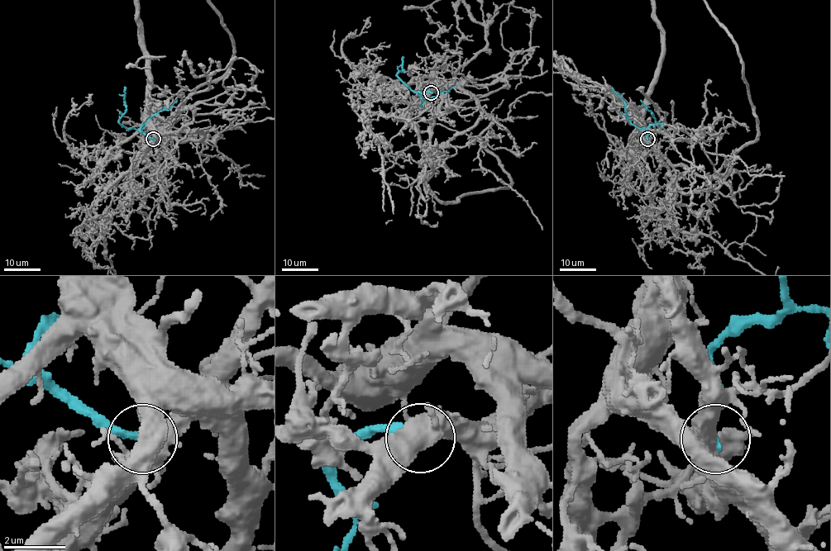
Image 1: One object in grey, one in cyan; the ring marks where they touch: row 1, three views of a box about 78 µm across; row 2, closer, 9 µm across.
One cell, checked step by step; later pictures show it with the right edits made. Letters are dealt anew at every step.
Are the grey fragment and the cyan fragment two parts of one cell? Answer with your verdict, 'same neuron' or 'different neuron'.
same neuron

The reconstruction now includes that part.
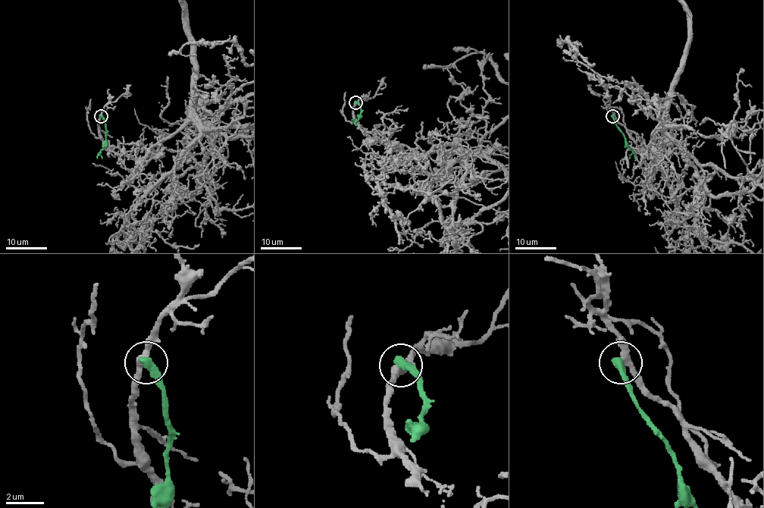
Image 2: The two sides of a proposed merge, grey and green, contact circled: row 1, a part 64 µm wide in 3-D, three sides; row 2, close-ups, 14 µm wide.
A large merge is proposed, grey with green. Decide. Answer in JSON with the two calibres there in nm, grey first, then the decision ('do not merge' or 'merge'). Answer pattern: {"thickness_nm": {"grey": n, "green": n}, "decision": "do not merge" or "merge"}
{"thickness_nm": {"grey": 360, "green": 480}, "decision": "do not merge"}

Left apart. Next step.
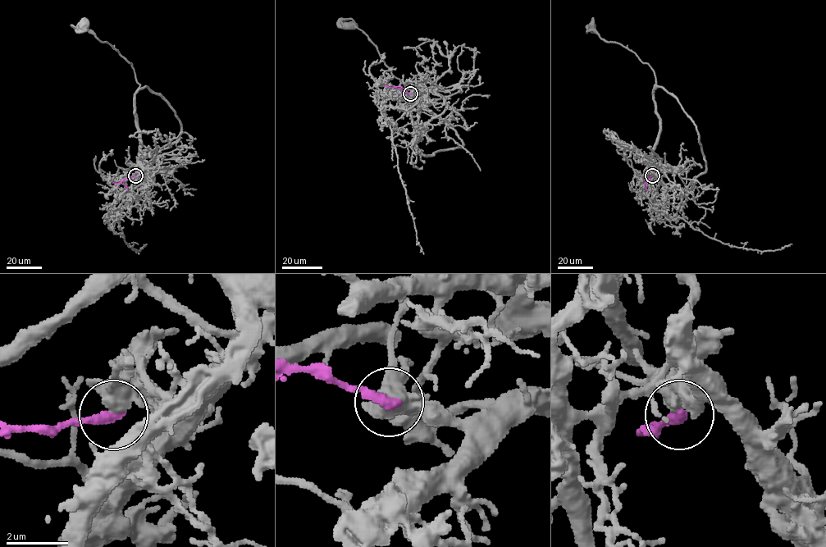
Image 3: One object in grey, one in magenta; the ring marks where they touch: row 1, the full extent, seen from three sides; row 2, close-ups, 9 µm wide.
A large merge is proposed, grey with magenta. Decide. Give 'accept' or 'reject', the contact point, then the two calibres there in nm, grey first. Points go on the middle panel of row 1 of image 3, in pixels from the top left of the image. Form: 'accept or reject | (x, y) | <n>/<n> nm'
reject | (410, 93) | 500/360 nm

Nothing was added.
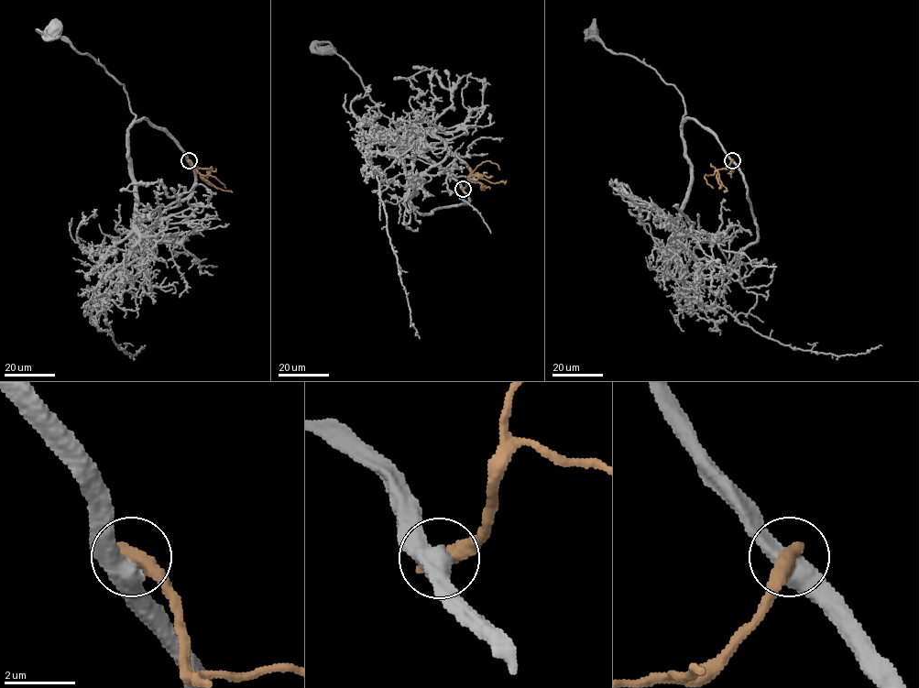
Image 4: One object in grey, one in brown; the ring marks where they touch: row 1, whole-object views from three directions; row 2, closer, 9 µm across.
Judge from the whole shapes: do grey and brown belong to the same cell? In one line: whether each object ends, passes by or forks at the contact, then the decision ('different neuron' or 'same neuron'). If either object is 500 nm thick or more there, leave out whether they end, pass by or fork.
different neuron

